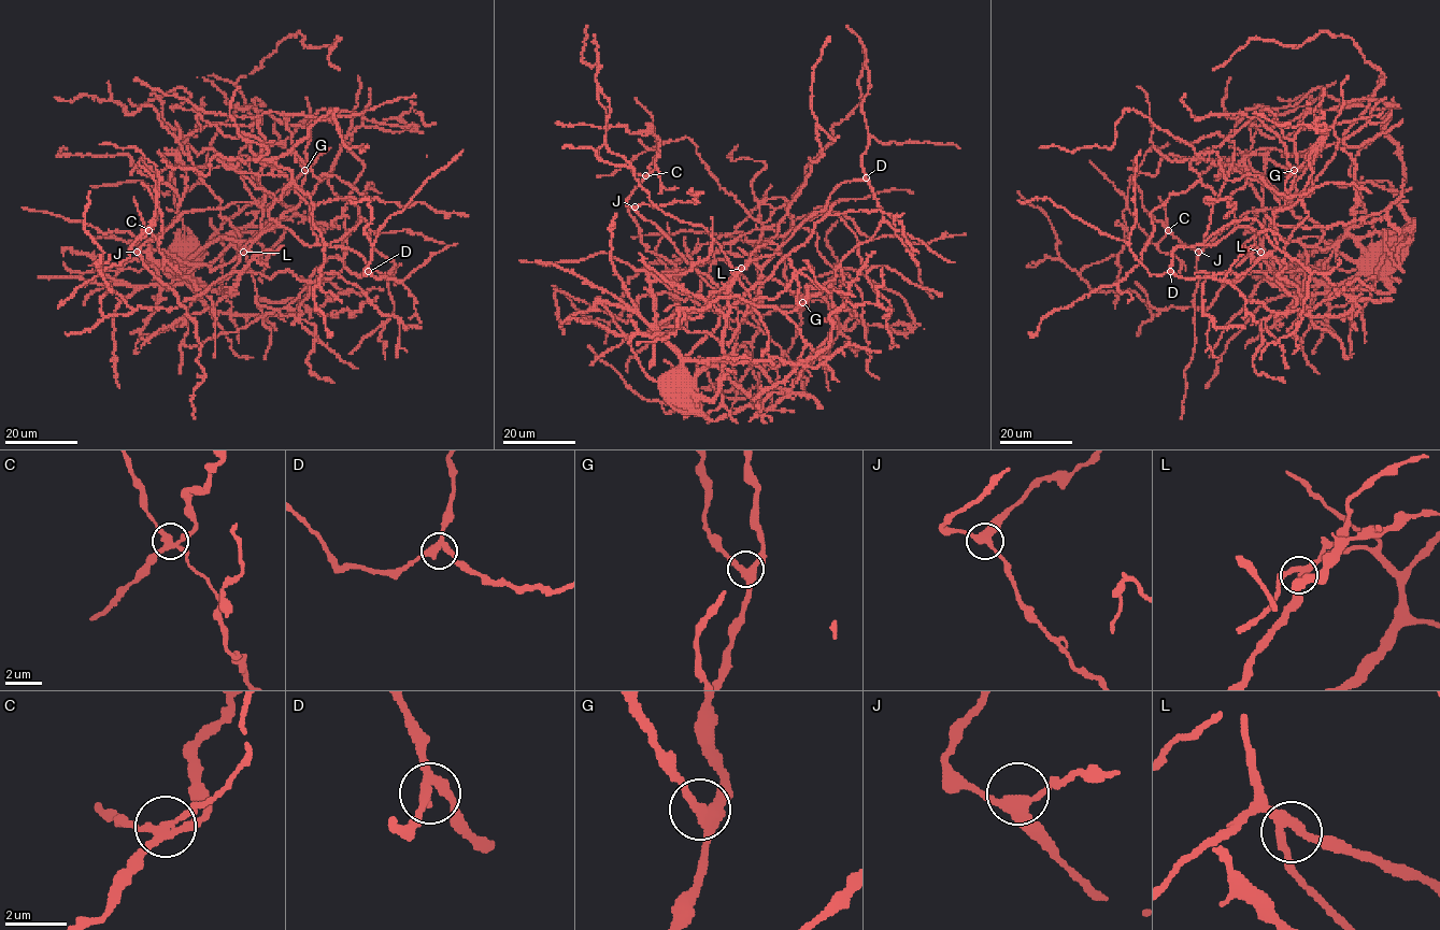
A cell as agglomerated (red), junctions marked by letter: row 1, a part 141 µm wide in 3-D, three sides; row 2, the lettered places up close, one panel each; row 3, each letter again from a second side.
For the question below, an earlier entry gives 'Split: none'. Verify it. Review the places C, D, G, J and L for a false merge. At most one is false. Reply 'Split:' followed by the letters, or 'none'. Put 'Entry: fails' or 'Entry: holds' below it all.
Split: C
Entry: fails

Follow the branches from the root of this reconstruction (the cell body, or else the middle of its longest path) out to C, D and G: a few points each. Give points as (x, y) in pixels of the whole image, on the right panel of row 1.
C: (1362, 258), (1349, 260), (1316, 237), (1283, 240), (1272, 217), (1294, 201), (1248, 211), (1200, 252), (1168, 230)
D: (1362, 258), (1349, 260), (1316, 237), (1283, 240), (1271, 231), (1237, 227), (1214, 245), (1175, 246), (1170, 271)
G: (1362, 258), (1349, 260), (1316, 237), (1283, 240), (1269, 228), (1271, 217), (1284, 205), (1294, 170)

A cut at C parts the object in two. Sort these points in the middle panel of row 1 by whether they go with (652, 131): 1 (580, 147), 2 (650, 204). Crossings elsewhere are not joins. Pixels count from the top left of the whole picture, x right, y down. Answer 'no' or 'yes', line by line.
1: no
2: no

